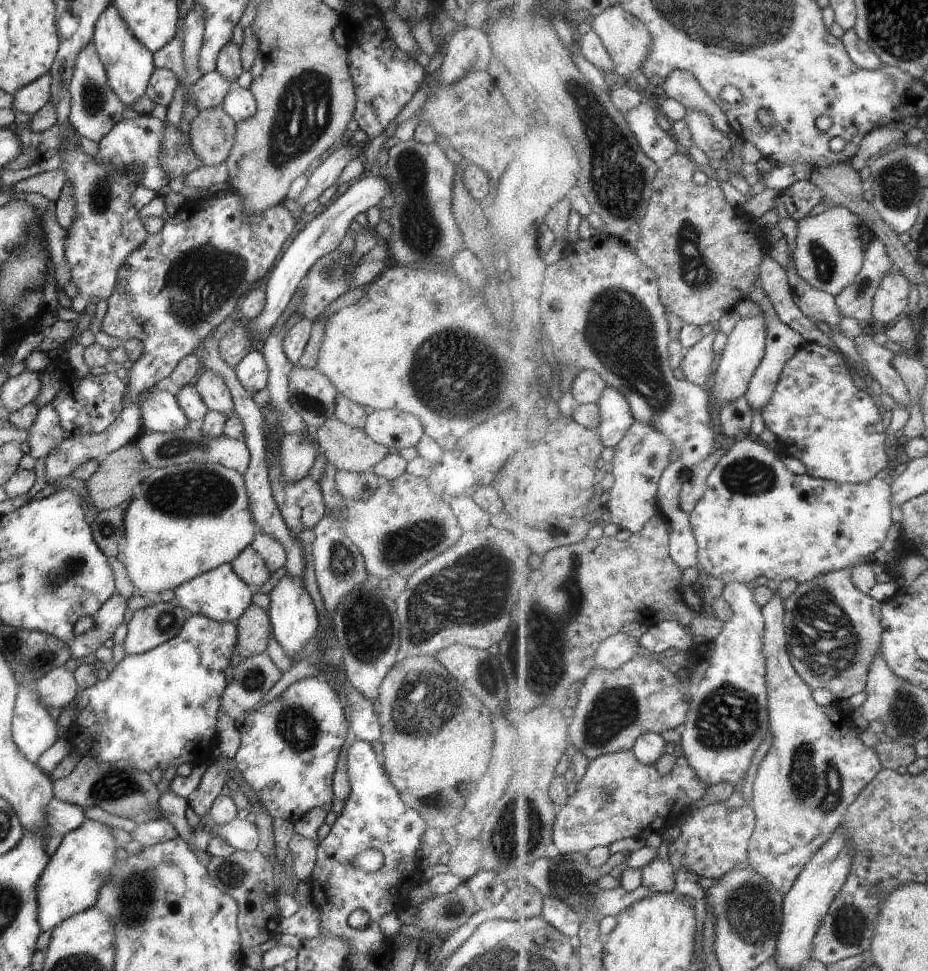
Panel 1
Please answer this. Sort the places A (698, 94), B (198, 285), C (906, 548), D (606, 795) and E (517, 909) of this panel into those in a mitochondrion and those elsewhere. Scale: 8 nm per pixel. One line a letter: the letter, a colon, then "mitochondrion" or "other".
A: other
B: mitochondrion
C: other
D: mitochondrion
E: other

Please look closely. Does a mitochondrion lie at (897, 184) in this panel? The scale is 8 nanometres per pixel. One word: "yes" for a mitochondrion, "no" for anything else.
yes

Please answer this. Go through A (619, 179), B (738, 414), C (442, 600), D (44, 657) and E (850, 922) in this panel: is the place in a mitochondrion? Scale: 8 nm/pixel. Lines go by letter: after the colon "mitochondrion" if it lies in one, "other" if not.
A: mitochondrion
B: other
C: mitochondrion
D: mitochondrion
E: mitochondrion

